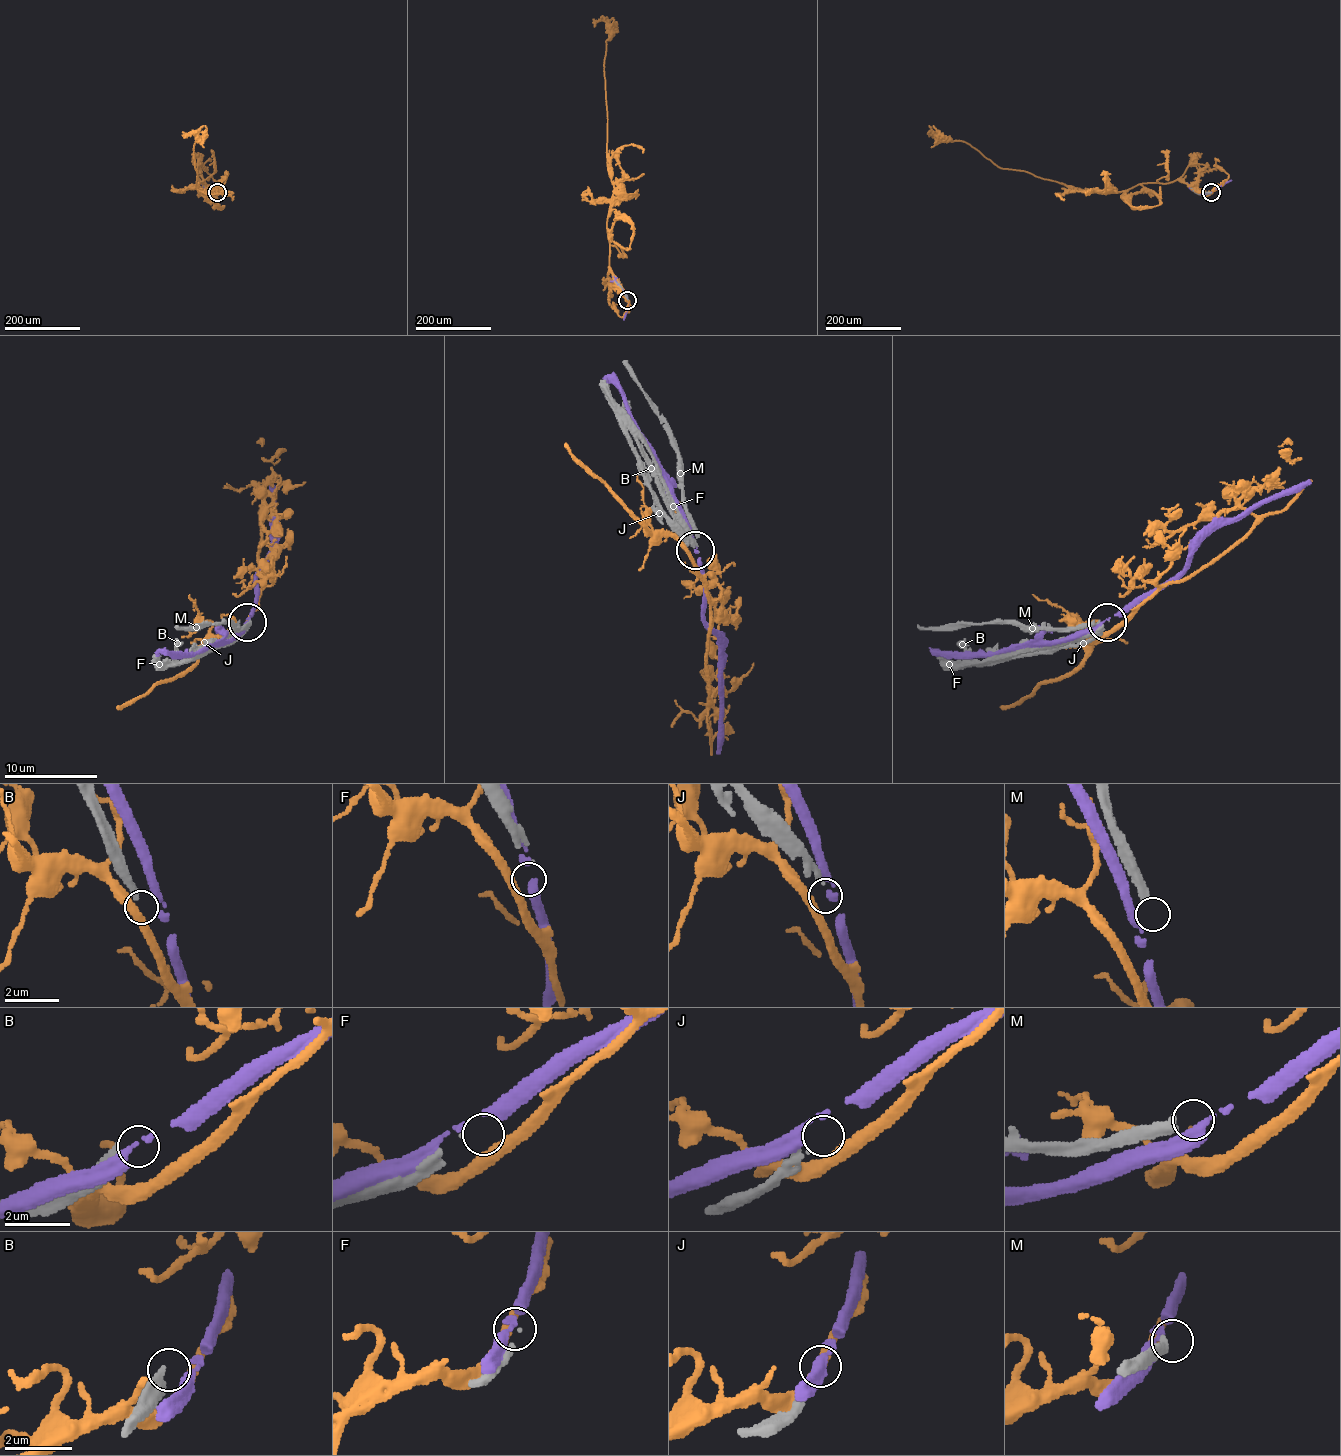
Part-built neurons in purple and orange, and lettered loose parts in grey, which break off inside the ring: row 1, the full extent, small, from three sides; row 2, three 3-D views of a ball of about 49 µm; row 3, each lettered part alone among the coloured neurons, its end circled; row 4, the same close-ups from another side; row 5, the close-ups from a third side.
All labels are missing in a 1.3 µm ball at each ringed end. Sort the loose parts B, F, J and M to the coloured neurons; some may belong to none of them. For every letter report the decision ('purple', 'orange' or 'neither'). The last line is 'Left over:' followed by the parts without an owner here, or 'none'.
B: neither
F: neither
J: neither
M: neither
Left over: B, F, J, M

